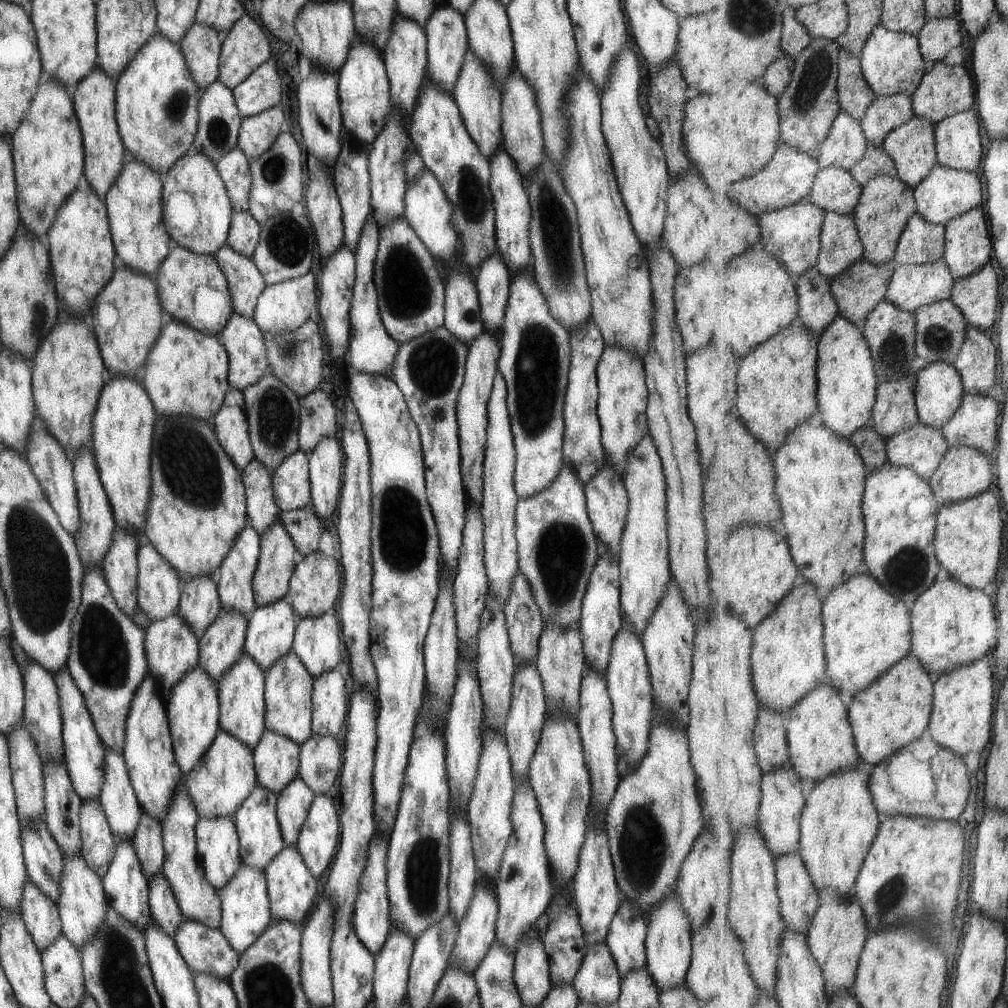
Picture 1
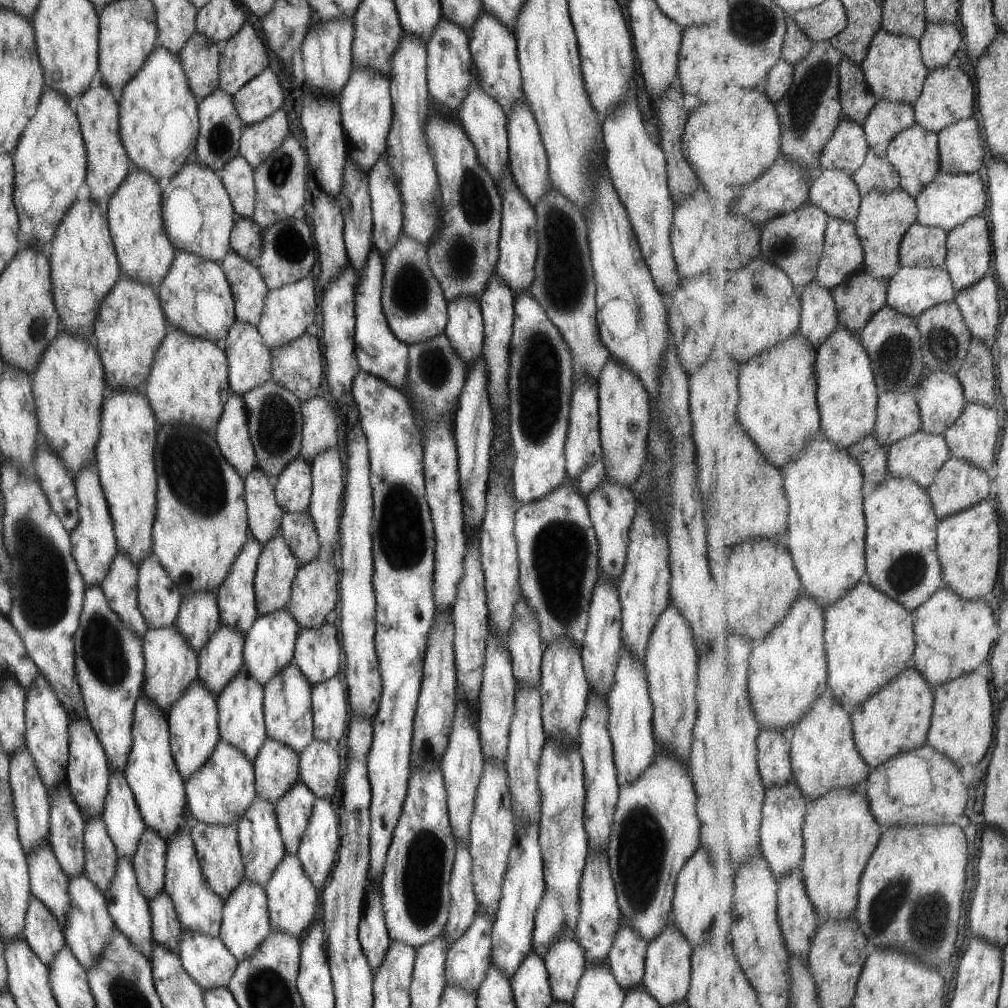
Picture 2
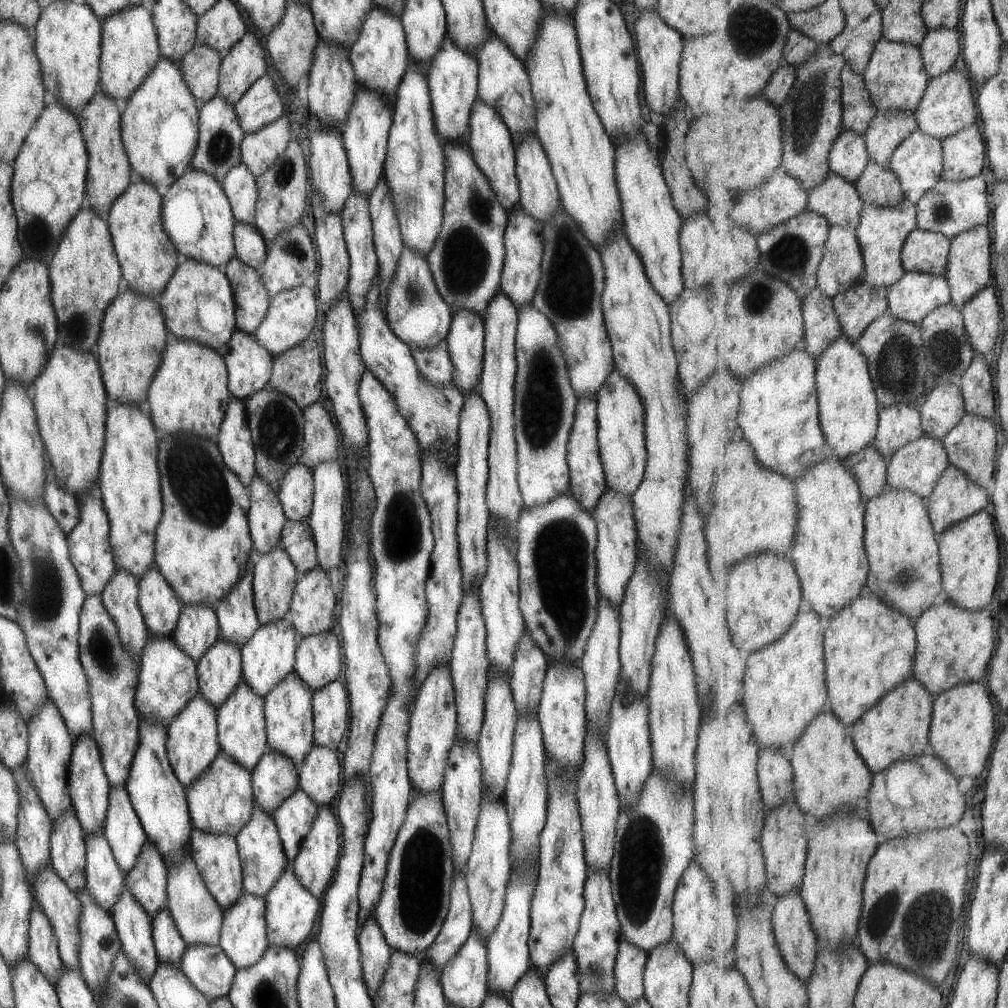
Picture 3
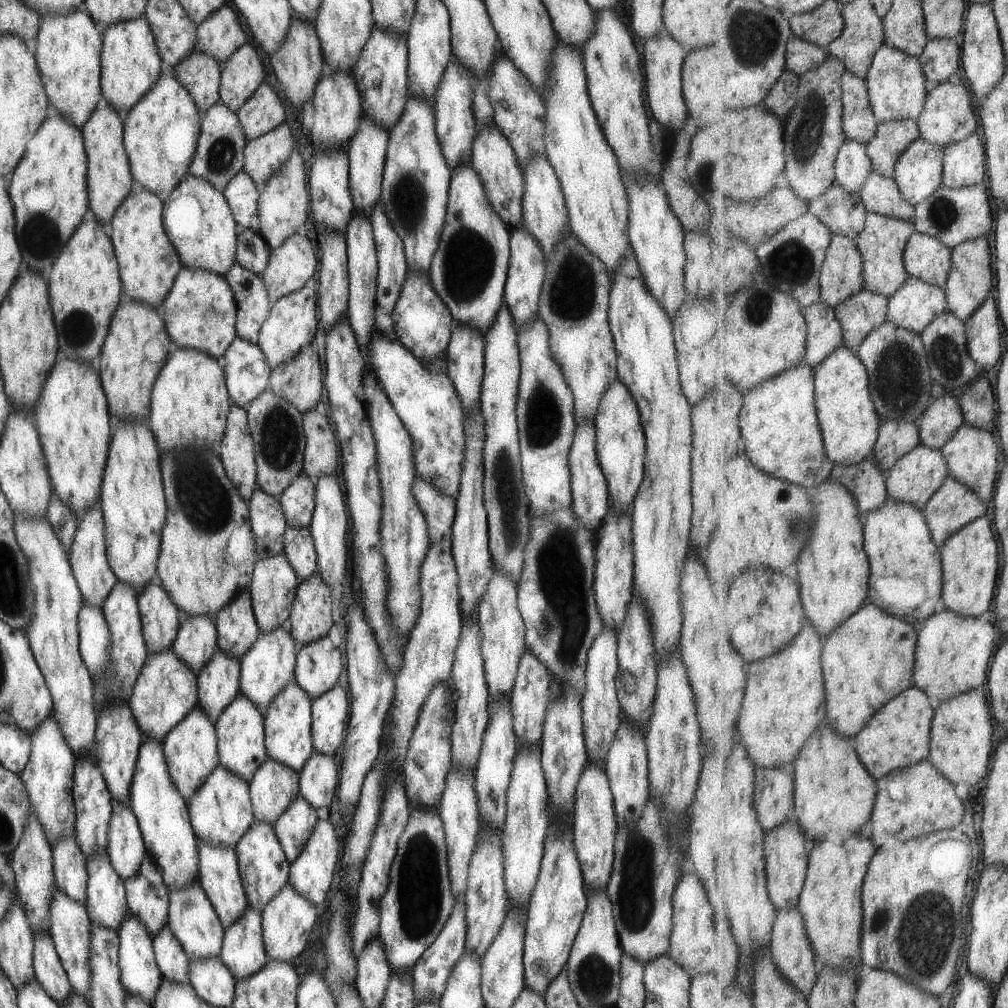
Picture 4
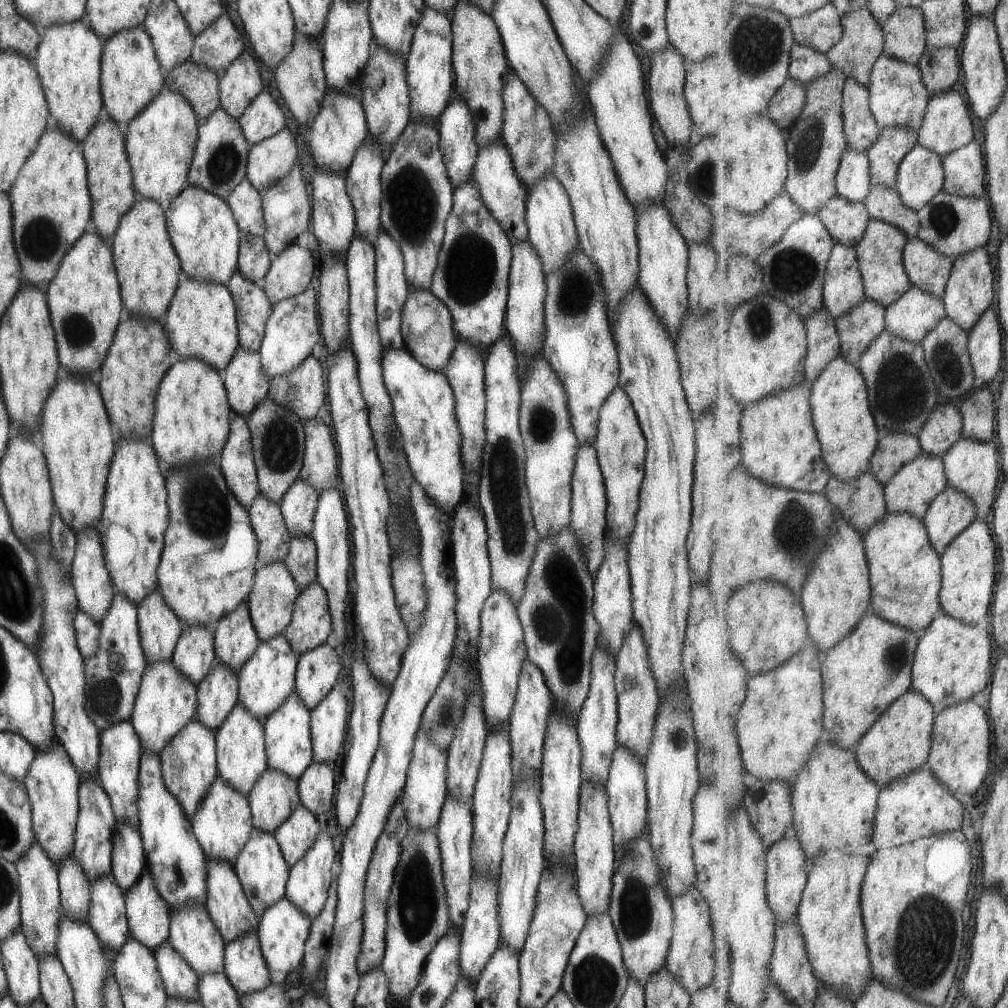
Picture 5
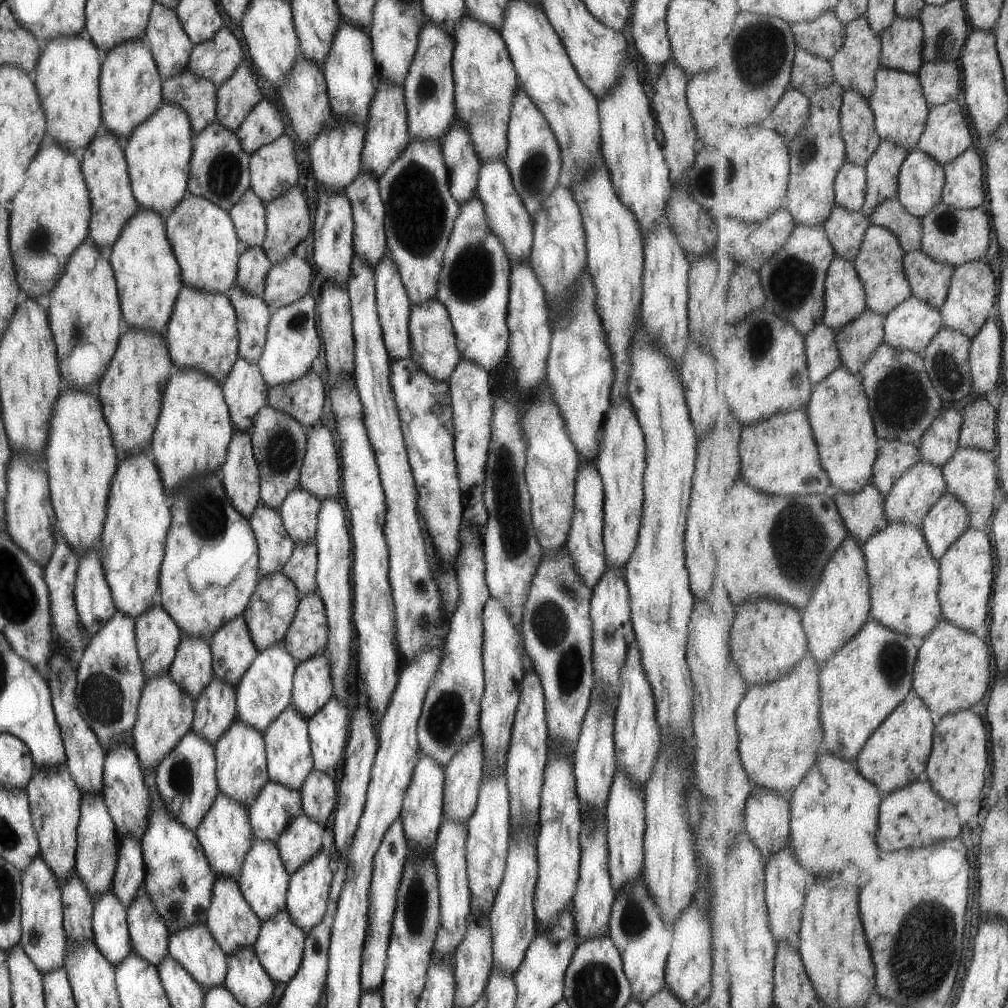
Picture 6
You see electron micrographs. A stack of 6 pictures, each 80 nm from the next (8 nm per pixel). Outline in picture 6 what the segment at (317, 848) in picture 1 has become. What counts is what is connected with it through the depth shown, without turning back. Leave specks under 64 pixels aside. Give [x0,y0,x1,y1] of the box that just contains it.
[285,849,333,934]

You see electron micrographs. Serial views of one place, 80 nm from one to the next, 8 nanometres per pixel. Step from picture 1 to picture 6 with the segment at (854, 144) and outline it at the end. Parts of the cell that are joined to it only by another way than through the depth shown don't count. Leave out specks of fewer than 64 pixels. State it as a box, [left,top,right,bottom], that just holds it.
[836,163,868,212]

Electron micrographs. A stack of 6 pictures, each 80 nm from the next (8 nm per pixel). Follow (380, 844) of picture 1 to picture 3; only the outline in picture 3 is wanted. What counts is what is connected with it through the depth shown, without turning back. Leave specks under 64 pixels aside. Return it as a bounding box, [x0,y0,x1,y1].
[357,912,391,998]

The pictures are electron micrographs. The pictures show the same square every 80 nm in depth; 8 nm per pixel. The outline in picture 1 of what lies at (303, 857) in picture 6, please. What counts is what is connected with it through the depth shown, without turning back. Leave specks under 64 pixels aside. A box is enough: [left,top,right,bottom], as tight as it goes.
[276,776,315,846]

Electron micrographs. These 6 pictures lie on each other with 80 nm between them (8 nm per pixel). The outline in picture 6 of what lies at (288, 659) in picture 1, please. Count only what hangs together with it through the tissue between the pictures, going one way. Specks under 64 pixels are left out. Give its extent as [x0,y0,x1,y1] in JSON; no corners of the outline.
[262,705,312,791]

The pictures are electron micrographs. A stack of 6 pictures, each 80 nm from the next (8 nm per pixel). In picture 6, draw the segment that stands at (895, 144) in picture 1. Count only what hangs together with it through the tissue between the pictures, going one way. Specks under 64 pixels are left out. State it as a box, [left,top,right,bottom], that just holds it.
[899,148,945,219]

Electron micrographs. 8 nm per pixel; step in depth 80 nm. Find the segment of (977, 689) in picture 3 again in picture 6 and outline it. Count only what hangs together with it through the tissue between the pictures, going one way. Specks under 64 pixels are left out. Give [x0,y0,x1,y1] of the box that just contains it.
[925,709,989,803]

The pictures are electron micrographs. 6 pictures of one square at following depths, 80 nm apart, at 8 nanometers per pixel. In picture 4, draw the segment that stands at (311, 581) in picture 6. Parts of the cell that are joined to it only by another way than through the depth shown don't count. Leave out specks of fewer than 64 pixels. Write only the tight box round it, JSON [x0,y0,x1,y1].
[282,527,316,581]

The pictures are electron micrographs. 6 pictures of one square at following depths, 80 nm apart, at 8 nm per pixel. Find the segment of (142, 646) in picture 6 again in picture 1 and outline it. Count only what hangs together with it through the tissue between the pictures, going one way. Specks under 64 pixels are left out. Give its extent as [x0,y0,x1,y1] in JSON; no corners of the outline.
[135,541,181,623]

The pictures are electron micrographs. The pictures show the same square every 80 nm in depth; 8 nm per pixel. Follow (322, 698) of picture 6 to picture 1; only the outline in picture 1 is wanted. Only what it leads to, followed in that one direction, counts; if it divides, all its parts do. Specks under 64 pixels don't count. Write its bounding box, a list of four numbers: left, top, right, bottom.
[291,613,341,679]

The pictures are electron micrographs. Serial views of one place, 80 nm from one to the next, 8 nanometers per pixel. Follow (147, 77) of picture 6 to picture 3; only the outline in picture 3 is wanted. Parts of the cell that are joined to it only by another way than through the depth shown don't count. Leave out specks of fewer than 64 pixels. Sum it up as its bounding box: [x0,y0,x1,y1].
[98,4,160,100]

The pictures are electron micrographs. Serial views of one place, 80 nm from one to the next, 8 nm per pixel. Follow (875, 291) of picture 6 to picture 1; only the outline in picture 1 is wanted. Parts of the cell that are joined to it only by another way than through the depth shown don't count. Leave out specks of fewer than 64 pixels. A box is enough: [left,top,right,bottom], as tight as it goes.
[853,174,918,267]

